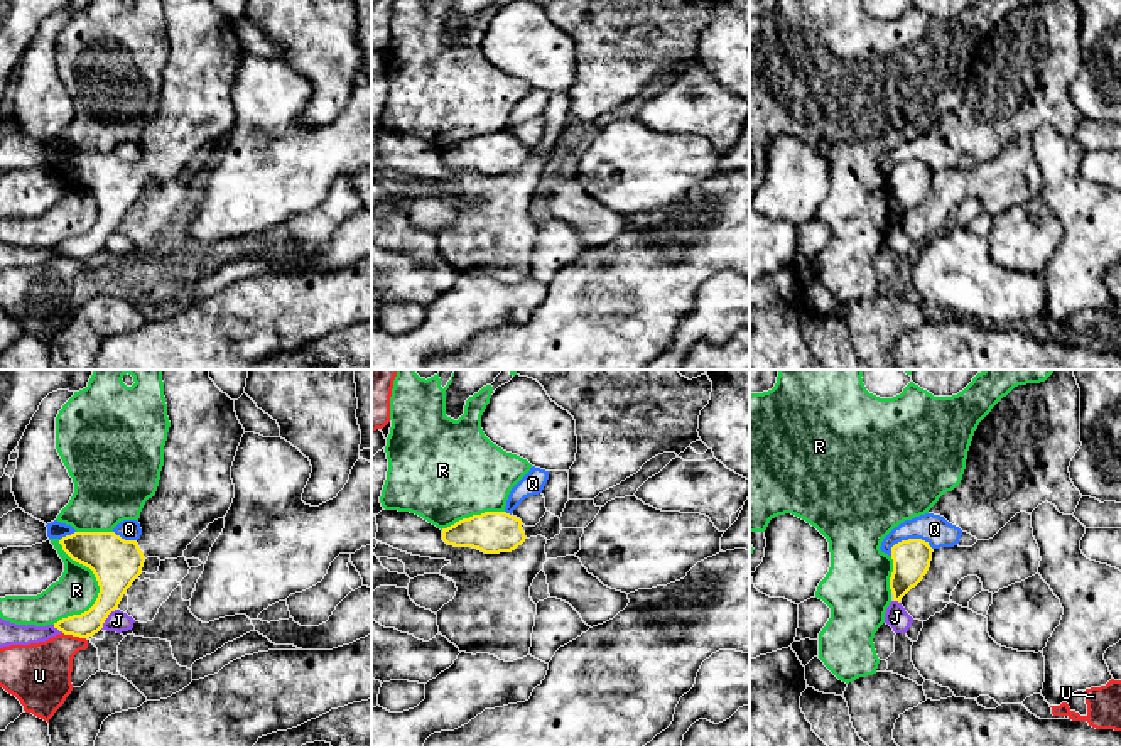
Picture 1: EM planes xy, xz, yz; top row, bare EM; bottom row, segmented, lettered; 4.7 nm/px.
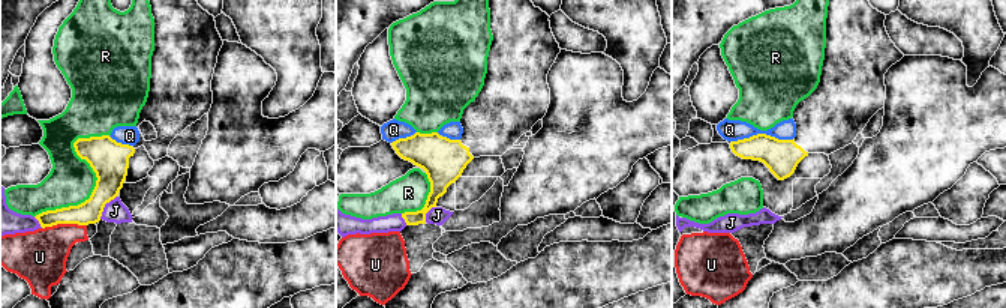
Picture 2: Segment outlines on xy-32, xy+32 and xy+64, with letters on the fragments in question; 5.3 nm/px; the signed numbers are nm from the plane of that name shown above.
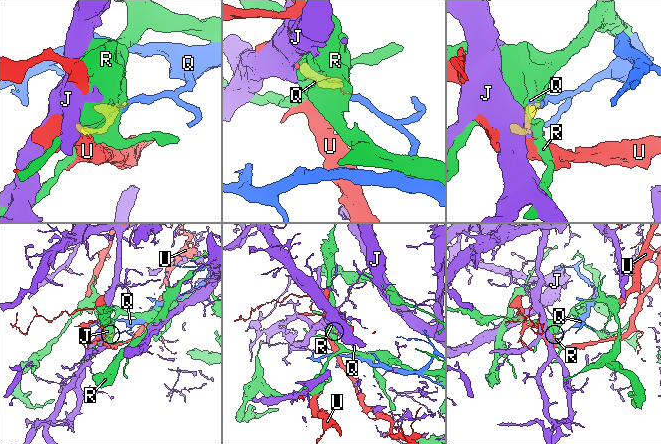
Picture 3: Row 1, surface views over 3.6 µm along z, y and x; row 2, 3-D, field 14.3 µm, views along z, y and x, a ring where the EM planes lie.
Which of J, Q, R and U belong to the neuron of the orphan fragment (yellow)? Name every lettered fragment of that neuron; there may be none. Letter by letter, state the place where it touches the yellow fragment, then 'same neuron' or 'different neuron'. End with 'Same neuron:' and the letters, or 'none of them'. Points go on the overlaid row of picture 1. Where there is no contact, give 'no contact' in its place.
J: xy (107, 617) | different neuron
Q: yz (909, 539) | different neuron
R: xy (100, 588) | different neuron
U: xy (75, 635) | different neuron
Same neuron: none of them

